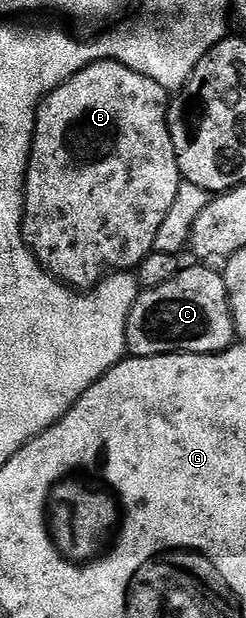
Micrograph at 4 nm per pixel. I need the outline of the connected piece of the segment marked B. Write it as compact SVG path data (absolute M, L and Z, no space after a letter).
M91 62L82 72L66 80L58 89L53 90L36 110L36 135L32 141L32 155L28 161L28 175L24 181L24 243L36 255L40 265L49 270L55 278L72 287L73 290L87 292L110 274L132 272L140 262L155 248L155 237L162 227L163 220L170 213L182 175L174 152L174 140L168 127L168 108L170 94L150 76L142 76L117 62Z

